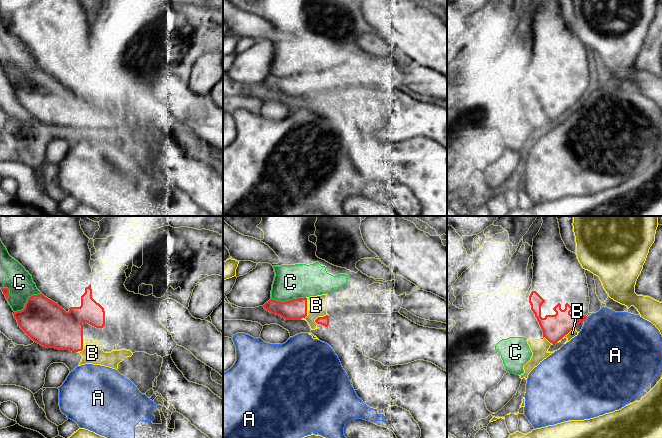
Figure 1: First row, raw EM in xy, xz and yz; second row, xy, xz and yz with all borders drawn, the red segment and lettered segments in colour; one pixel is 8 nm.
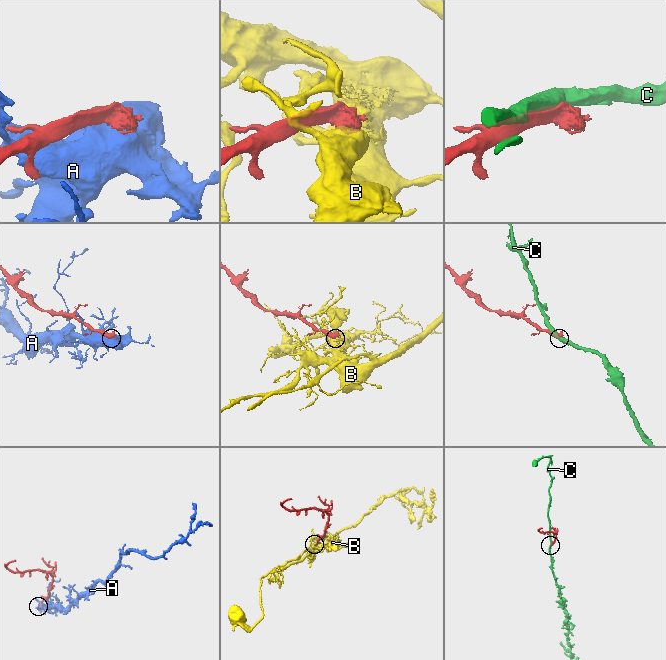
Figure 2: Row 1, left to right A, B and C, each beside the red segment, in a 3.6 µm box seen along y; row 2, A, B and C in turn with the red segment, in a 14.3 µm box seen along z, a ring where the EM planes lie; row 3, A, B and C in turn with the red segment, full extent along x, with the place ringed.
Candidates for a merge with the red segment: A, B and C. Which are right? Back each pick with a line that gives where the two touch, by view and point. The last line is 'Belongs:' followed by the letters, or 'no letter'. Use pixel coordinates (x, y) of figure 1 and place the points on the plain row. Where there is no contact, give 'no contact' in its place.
Belongs: no letter

